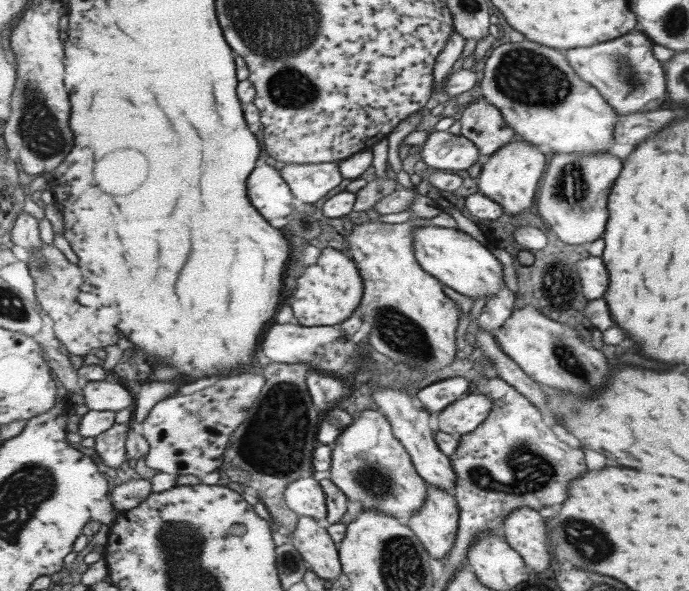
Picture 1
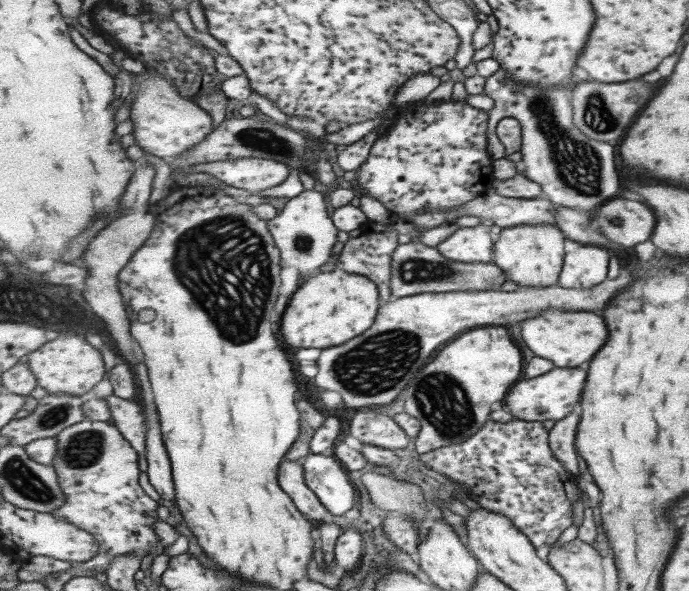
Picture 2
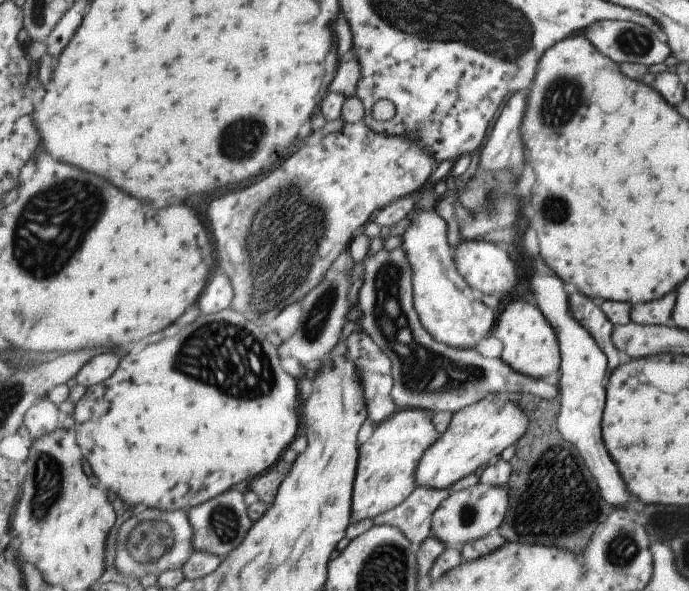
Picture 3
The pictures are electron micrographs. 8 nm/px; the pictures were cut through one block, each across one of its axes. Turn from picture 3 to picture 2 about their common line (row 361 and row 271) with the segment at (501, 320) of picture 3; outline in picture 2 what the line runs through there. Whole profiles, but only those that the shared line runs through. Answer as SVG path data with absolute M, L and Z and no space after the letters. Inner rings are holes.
M555 224L515 226L502 229L494 244L494 260L509 280L520 287L548 287L557 284L565 262L565 234Z

